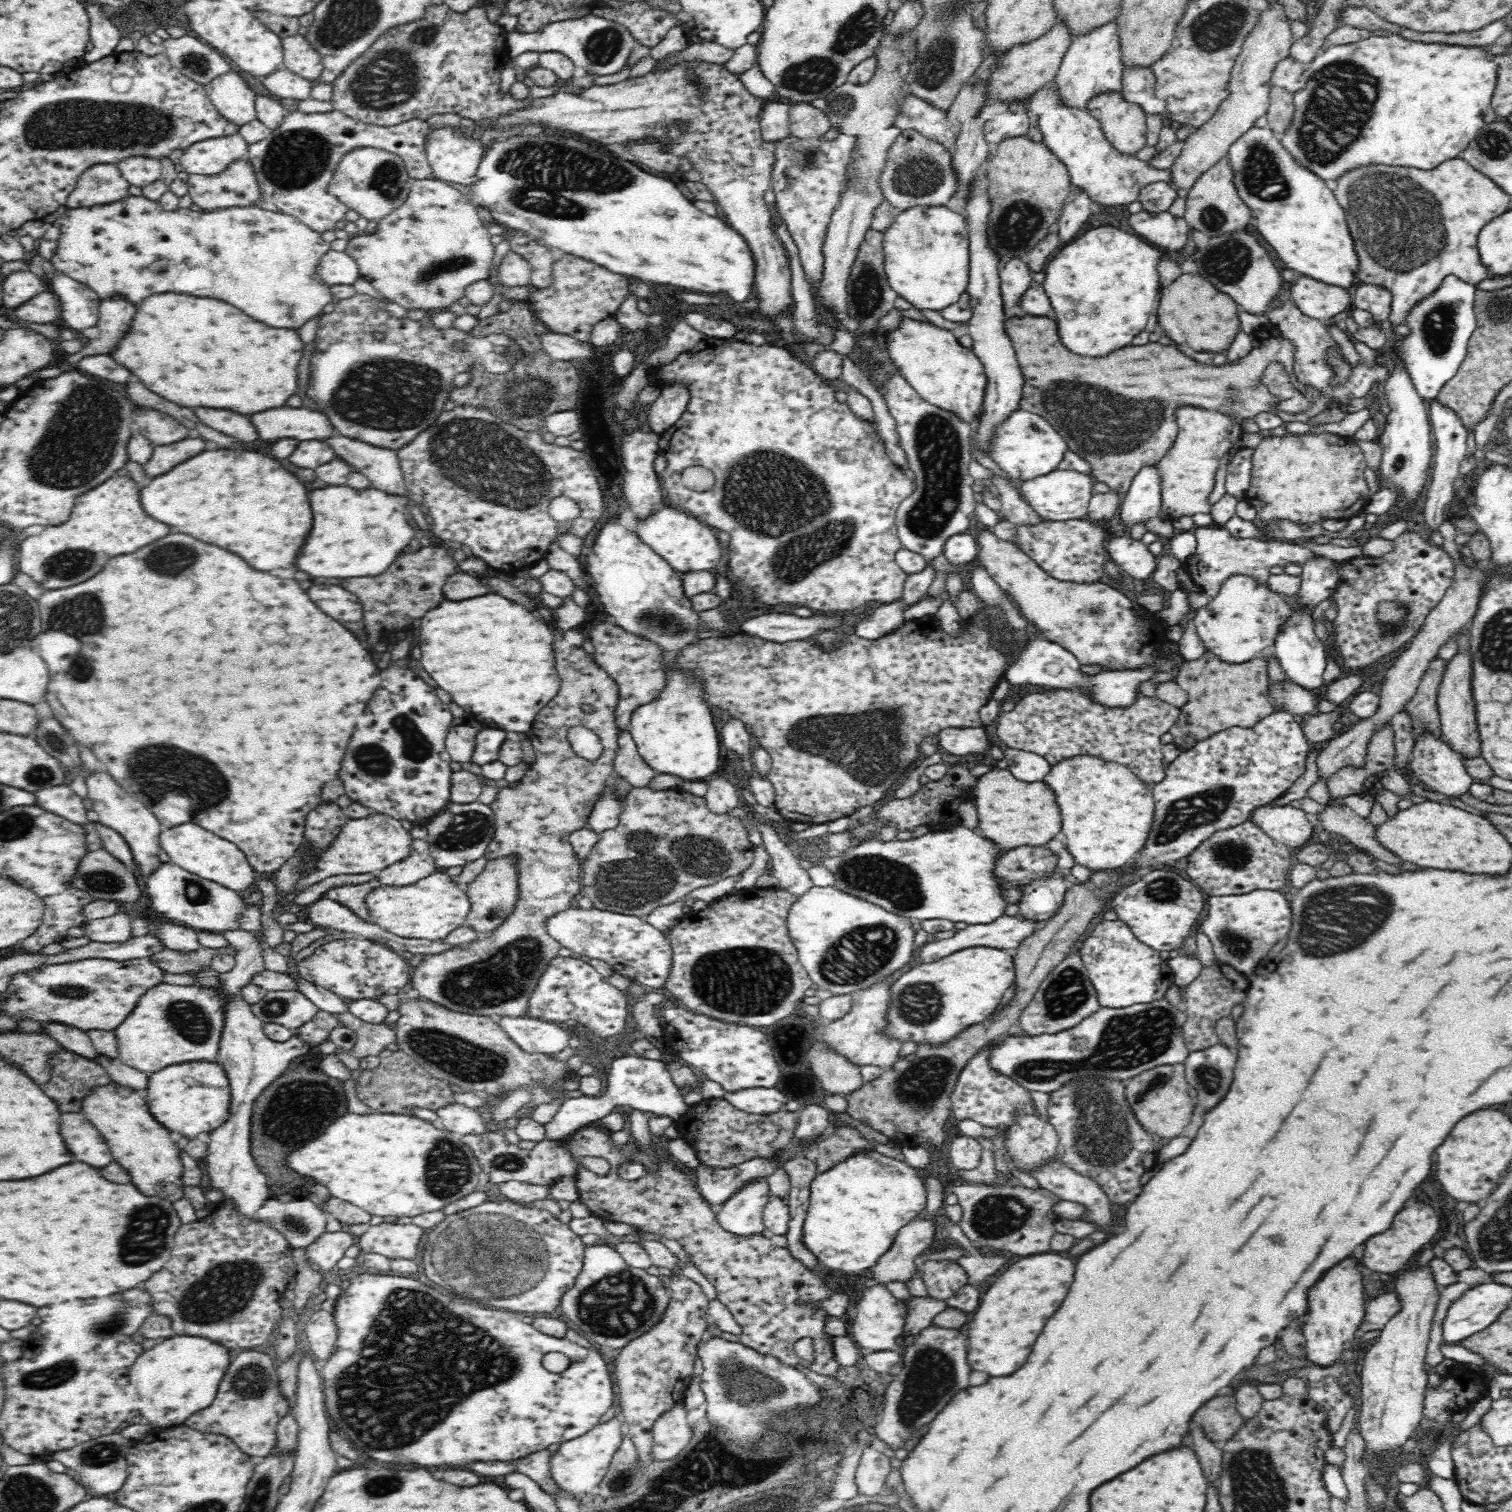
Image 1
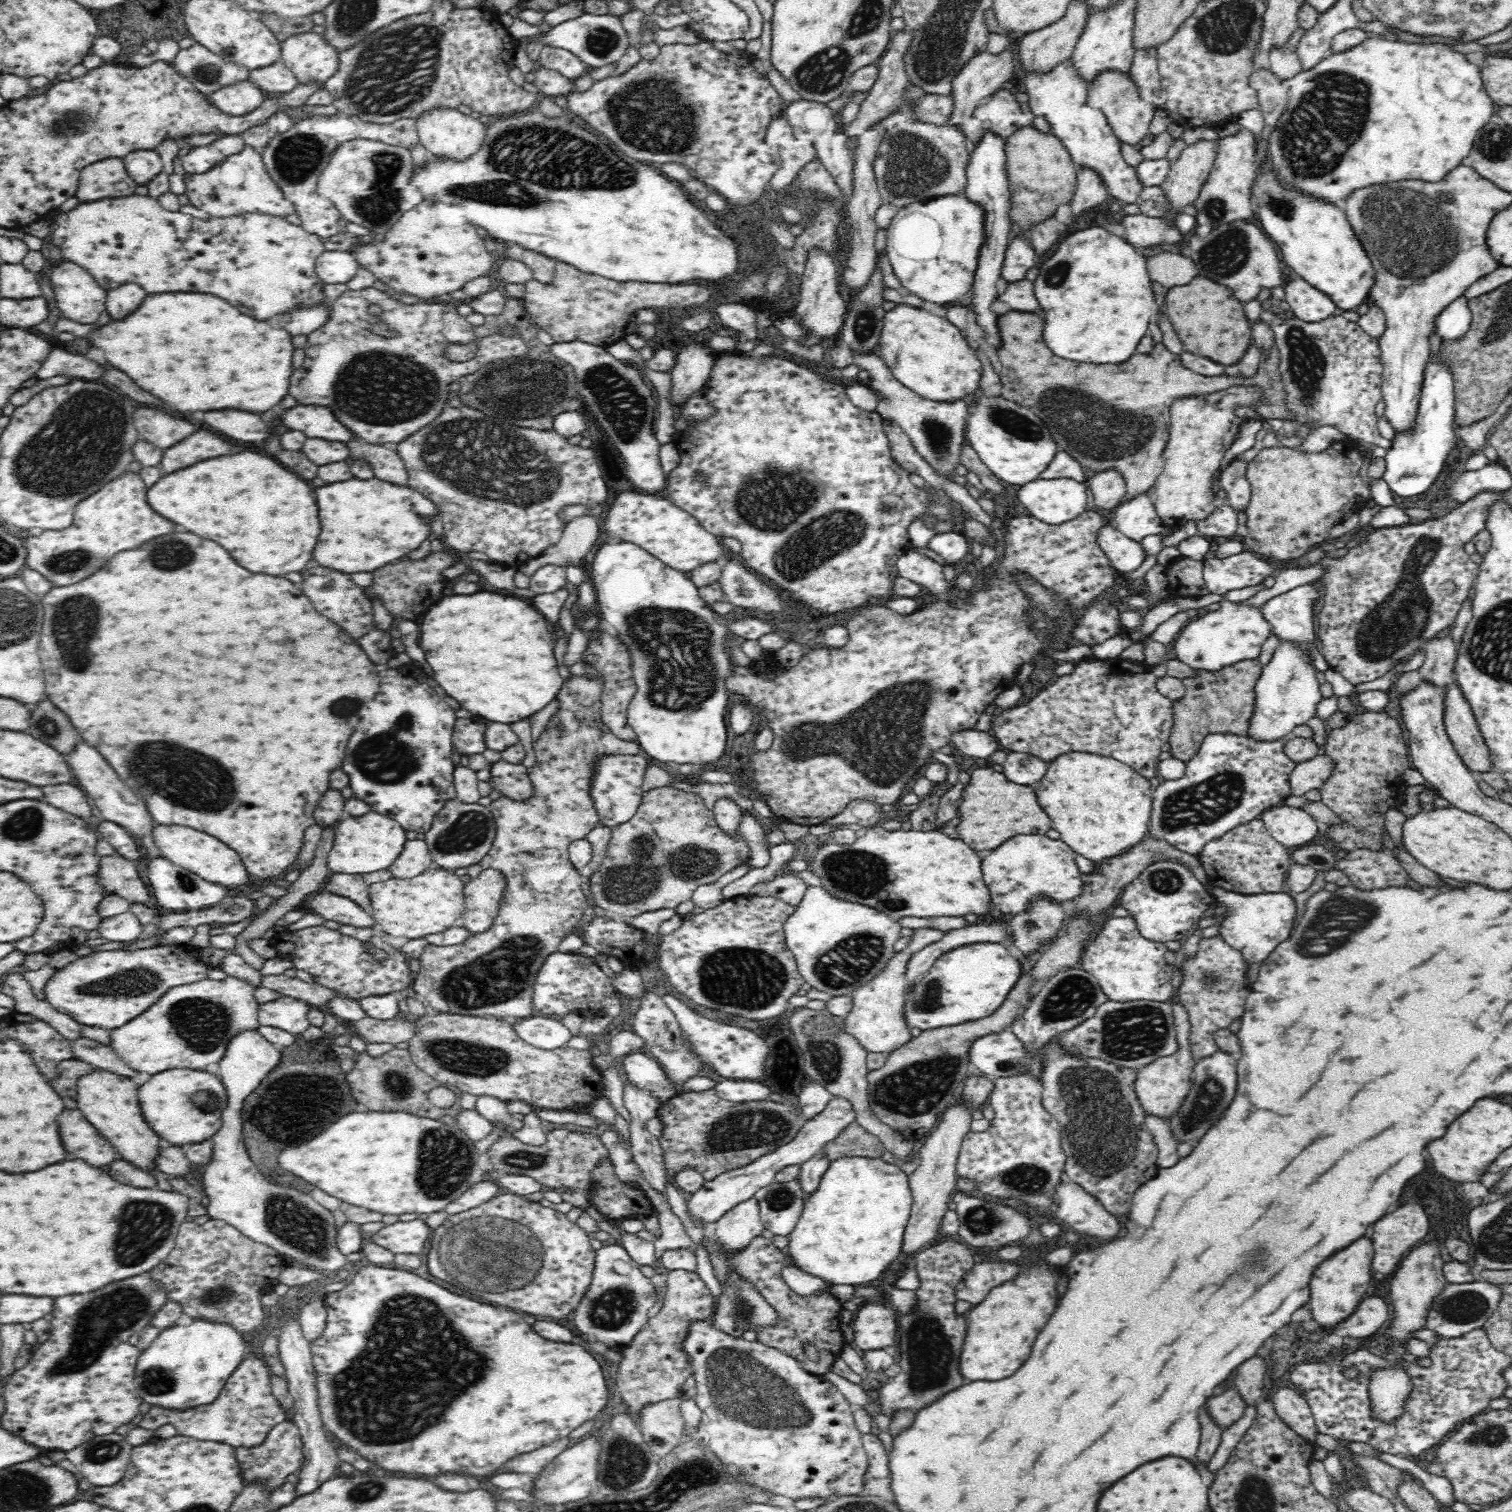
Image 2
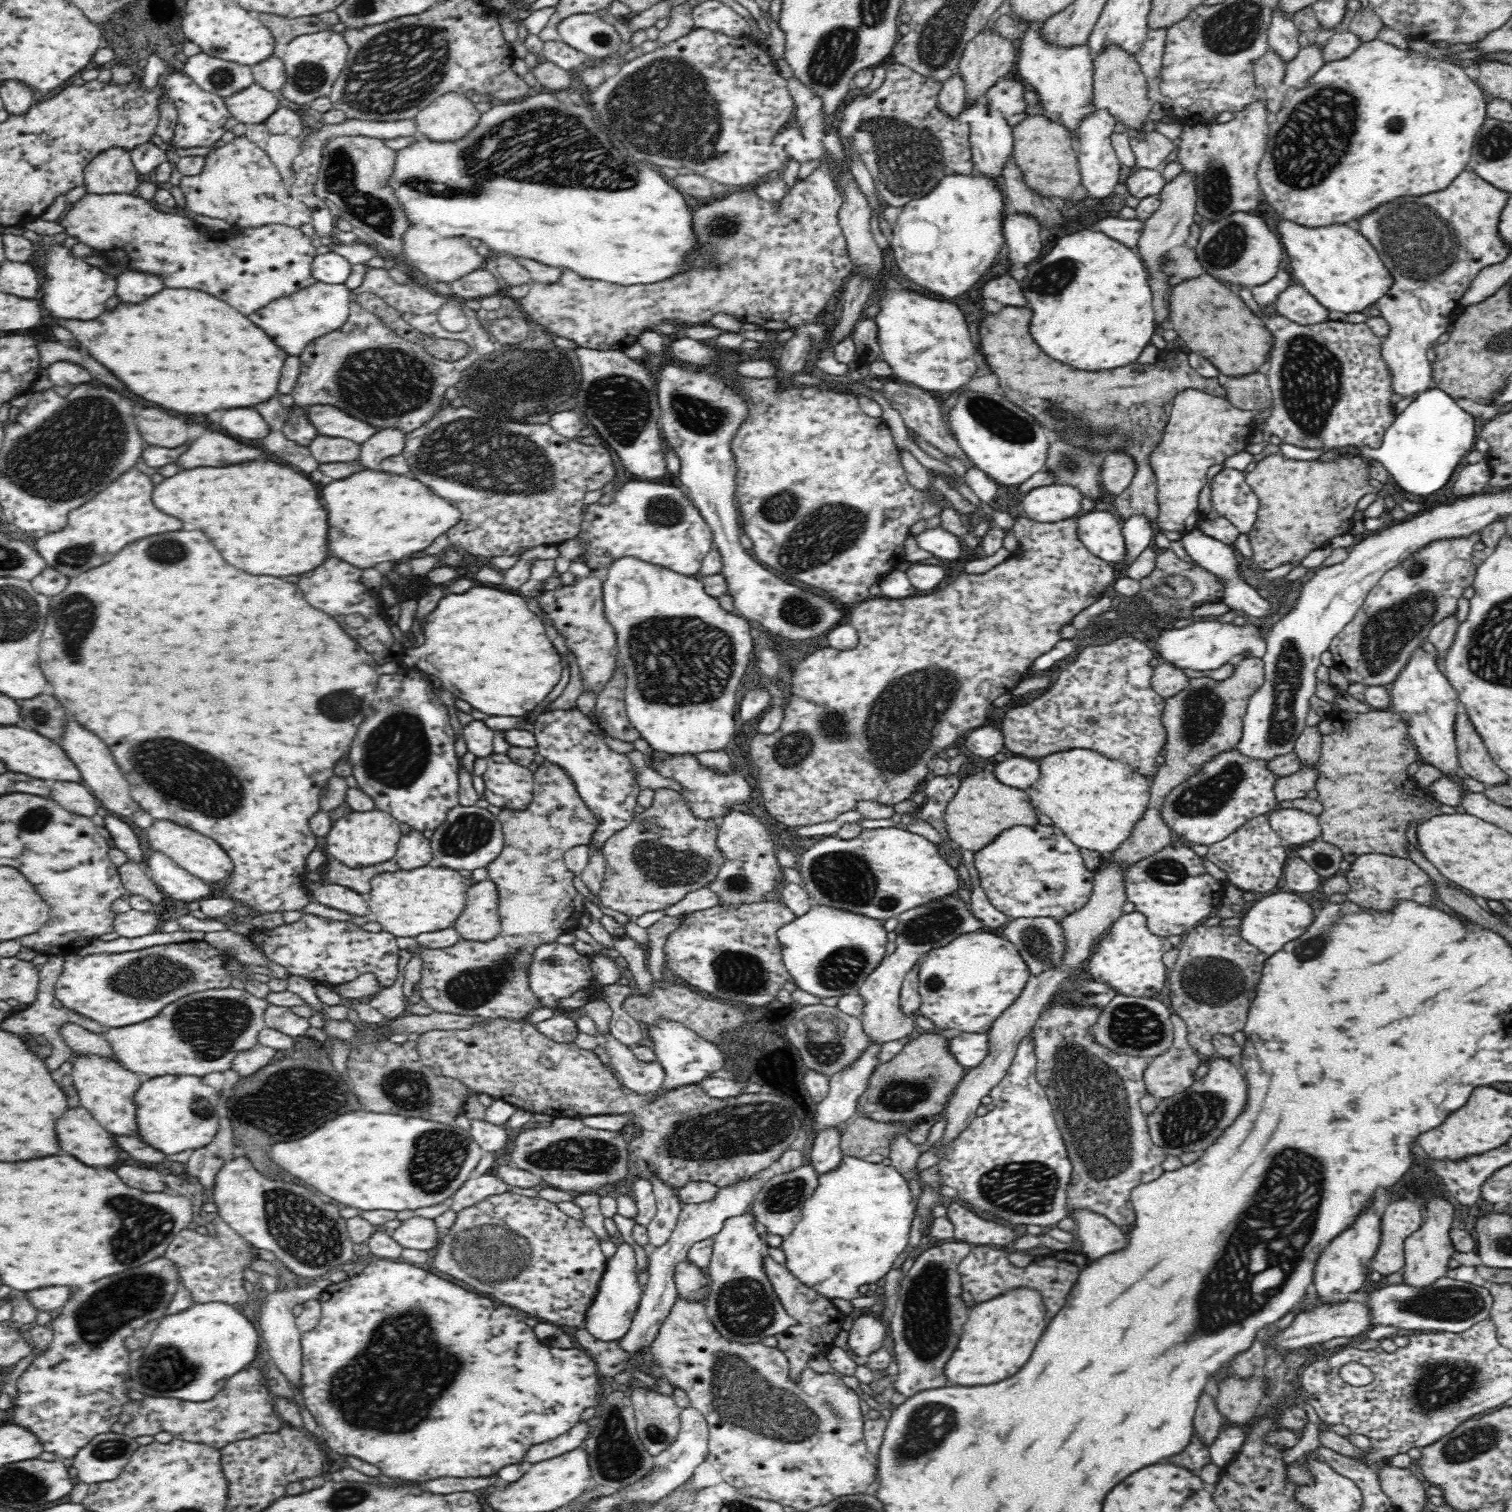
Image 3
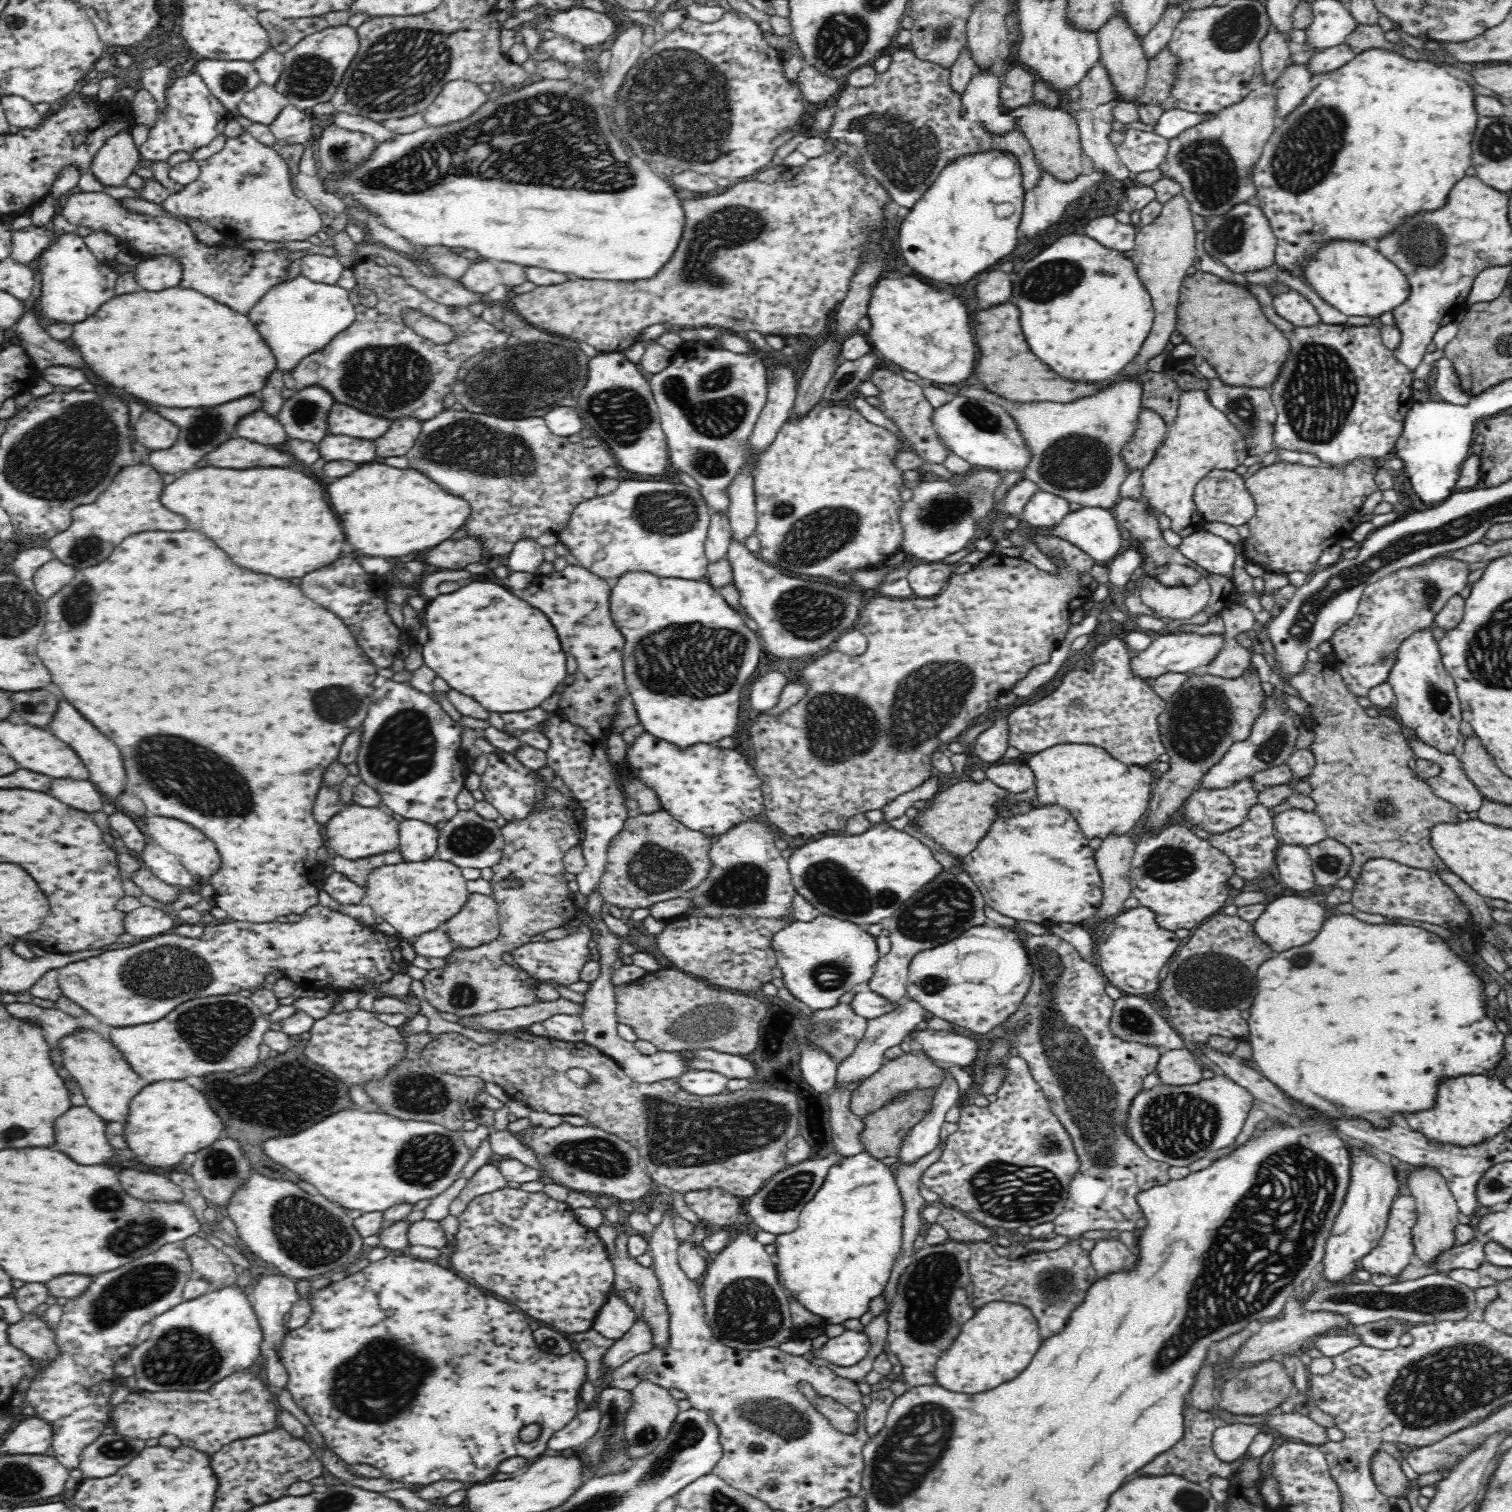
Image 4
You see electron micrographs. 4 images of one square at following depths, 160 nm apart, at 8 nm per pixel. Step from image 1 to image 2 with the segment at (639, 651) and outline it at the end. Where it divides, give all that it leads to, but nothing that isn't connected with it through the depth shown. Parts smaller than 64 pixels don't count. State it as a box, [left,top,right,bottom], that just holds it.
[583,631,637,742]

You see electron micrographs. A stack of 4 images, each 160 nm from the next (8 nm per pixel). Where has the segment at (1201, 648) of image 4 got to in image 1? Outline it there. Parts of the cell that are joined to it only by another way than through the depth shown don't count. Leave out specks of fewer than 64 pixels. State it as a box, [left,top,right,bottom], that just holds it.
[1193,575,1292,665]

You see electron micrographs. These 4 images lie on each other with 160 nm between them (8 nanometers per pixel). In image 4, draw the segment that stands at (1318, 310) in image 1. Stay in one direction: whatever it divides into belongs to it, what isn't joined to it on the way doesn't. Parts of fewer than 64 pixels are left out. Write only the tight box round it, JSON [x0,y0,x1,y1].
[1274,290,1320,327]

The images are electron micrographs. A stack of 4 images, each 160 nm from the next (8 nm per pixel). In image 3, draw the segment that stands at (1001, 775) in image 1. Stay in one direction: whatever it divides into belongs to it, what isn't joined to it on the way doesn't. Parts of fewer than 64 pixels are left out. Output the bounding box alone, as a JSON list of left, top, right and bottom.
[944,771,1041,852]

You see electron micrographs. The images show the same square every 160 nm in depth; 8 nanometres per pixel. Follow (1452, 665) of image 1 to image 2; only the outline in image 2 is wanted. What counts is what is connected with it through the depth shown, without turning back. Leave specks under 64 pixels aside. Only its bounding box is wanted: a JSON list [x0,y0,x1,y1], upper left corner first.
[1444,684,1492,777]

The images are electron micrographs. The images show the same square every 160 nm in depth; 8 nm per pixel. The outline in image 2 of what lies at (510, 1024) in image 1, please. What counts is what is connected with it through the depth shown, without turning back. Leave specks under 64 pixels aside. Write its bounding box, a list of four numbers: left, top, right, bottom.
[513,1015,573,1049]

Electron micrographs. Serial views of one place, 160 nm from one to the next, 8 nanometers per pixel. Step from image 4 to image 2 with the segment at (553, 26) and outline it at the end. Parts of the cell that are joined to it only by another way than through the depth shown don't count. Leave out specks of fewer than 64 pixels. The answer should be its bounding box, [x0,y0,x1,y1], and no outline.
[543,12,631,69]

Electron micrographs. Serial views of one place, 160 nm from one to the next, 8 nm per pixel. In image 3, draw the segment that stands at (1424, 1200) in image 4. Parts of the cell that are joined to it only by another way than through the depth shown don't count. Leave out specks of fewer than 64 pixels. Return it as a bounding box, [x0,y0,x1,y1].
[1402,1196,1457,1286]

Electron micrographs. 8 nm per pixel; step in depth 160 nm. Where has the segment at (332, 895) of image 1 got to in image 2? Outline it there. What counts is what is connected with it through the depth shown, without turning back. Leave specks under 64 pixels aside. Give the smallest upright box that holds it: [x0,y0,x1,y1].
[324,869,392,913]

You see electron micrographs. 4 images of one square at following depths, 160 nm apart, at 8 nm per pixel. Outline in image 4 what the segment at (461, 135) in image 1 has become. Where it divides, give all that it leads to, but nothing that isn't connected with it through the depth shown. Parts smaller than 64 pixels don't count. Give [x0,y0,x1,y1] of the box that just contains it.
[423,79,488,126]

